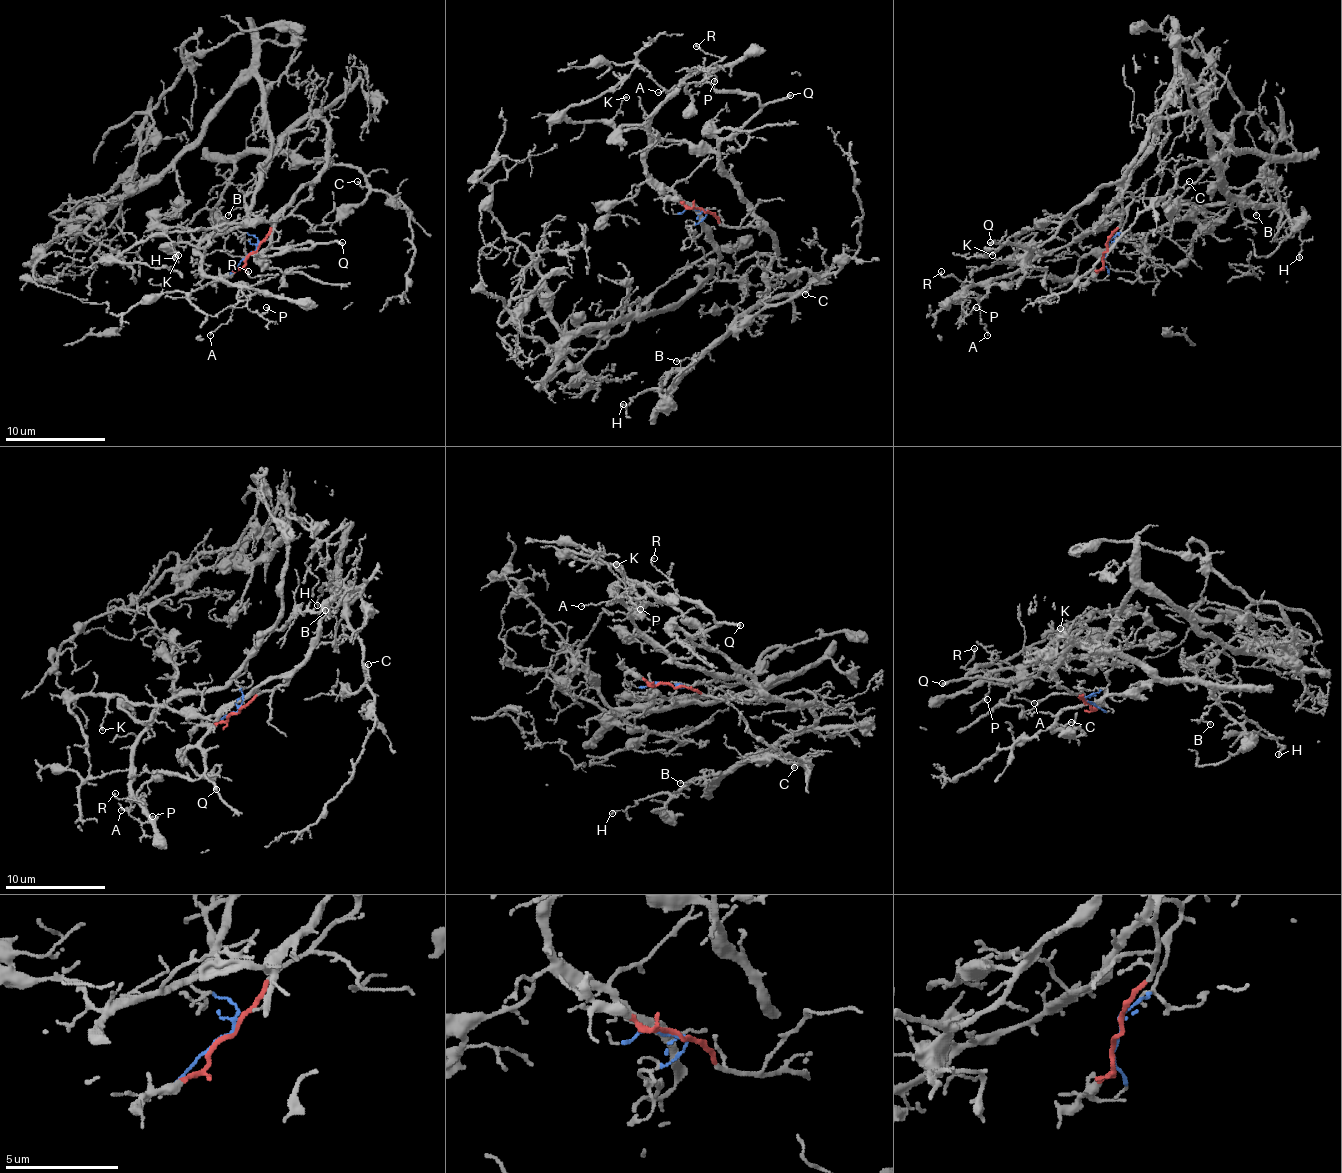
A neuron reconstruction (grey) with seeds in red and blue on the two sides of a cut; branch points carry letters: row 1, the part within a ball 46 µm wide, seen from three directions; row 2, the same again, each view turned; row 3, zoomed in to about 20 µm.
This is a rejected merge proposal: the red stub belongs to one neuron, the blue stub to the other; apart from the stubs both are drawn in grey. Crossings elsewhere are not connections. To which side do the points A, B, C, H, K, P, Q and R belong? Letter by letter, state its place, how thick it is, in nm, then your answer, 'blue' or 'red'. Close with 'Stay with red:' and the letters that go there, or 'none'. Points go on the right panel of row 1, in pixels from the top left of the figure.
A: (987, 335) | 100 nm | blue
B: (1256, 215) | 120 nm | red
C: (1189, 181) | 110 nm | red
H: (1299, 257) | 120 nm | red
K: (992, 255) | 140 nm | red
P: (976, 307) | 110 nm | blue
Q: (990, 242) | 200 nm | red
R: (941, 271) | 130 nm | blue
Stay with red: B, C, H, K, Q

